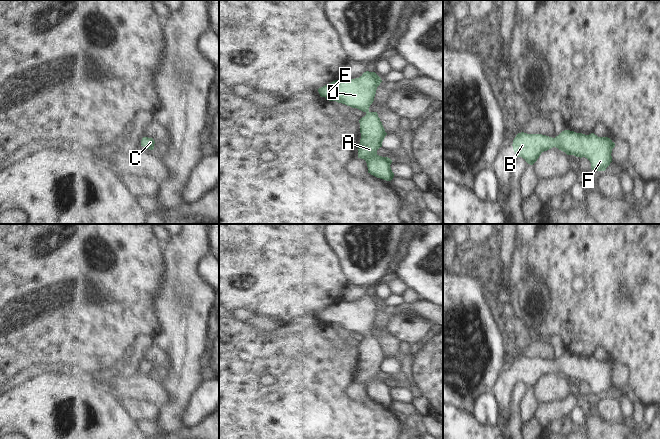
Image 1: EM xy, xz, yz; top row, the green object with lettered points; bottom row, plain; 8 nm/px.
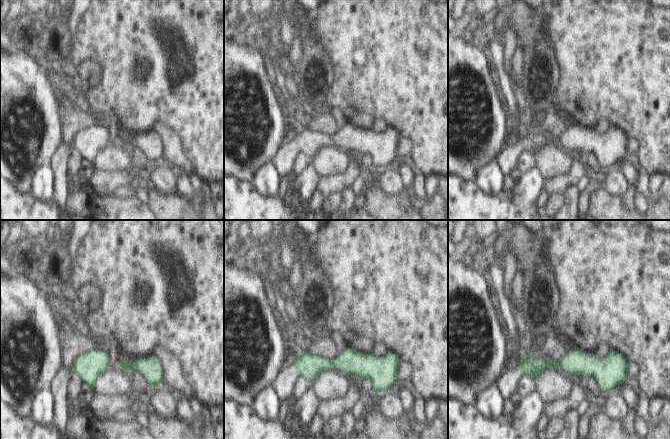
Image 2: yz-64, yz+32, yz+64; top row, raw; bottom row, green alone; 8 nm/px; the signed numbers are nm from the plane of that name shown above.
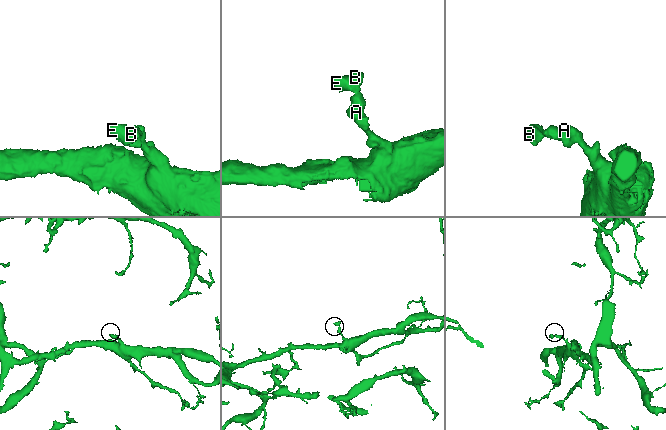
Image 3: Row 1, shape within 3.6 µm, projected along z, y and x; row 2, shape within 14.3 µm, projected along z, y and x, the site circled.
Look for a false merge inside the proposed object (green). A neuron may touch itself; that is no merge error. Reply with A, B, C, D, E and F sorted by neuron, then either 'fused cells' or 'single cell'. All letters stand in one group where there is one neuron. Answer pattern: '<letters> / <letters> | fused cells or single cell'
A B C D E F | single cell

